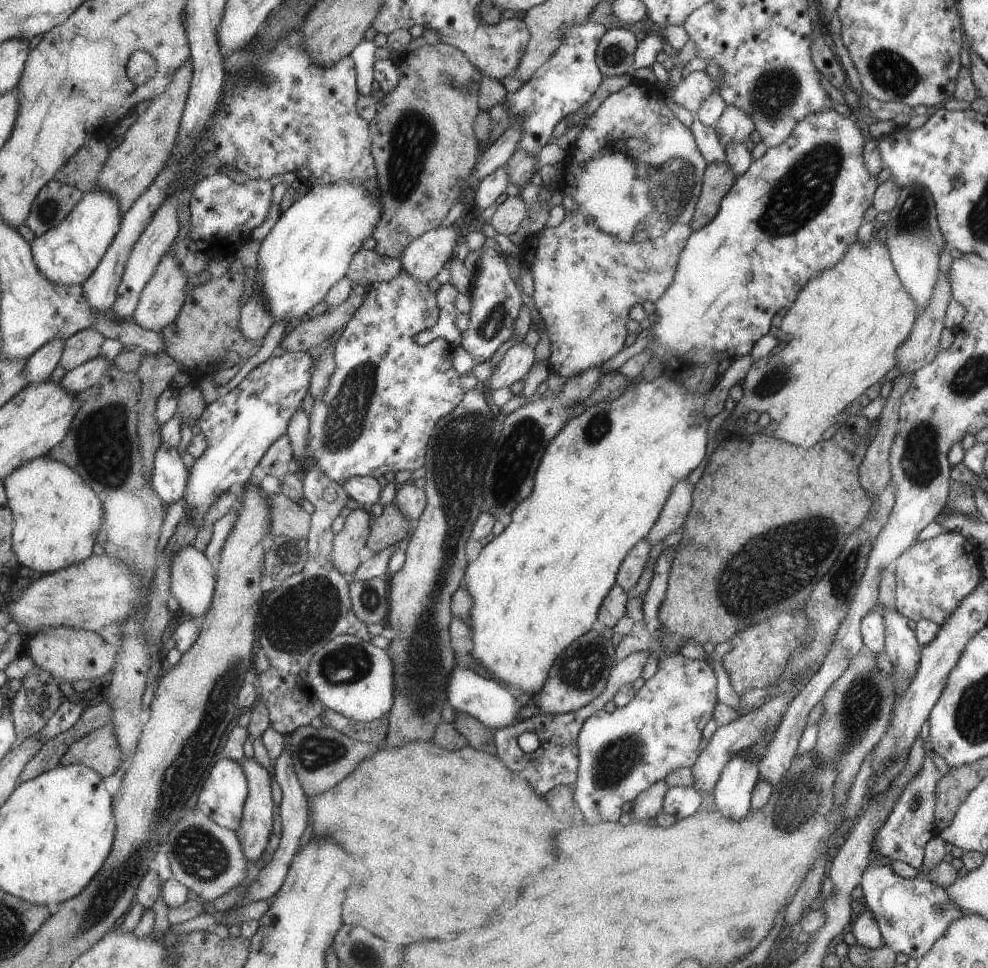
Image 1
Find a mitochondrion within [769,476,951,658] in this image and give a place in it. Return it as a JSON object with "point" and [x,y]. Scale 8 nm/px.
{"point":[843,581]}

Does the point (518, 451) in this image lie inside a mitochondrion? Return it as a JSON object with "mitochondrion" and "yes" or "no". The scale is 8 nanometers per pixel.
{"mitochondrion":"yes"}

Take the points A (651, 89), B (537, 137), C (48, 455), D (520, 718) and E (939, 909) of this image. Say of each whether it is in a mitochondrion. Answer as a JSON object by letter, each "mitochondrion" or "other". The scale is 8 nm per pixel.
{"A":"other","B":"other","C":"other","D":"other","E":"mitochondrion"}

